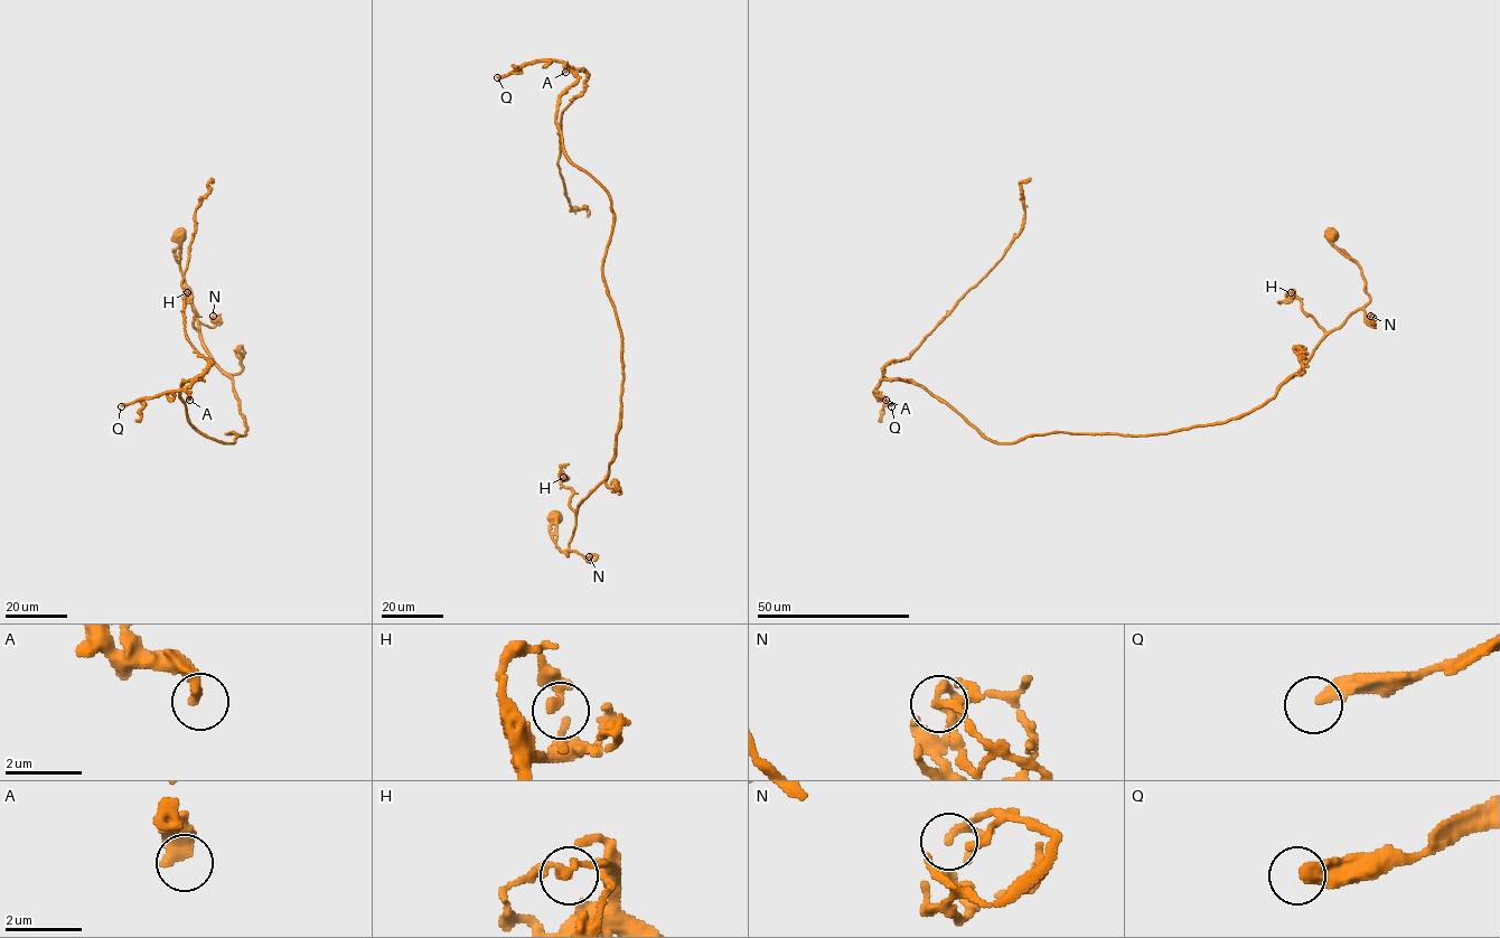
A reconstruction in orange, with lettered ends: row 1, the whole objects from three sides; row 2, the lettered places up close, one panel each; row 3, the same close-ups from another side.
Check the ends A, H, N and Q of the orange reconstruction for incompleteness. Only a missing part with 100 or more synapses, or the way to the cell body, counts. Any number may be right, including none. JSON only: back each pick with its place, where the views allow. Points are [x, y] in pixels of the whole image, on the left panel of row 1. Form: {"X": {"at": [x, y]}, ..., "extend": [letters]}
{"Q": {"at": [121, 406]}, "extend": ["Q"]}

